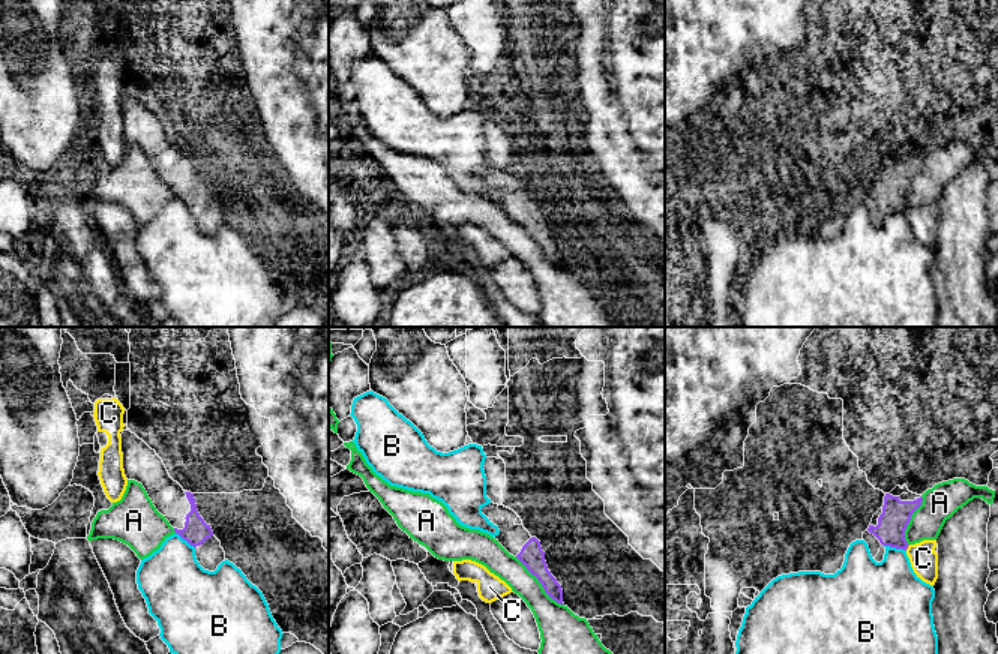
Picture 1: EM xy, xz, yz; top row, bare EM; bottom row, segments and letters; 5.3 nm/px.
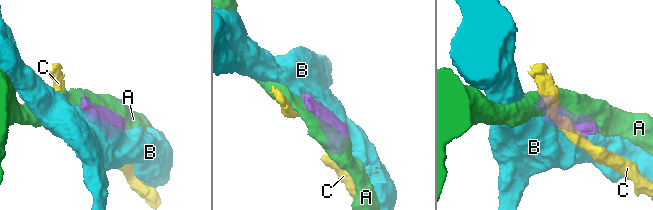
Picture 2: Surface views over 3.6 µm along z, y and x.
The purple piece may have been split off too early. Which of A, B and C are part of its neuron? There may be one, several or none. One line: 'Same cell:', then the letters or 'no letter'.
Same cell: no letter

